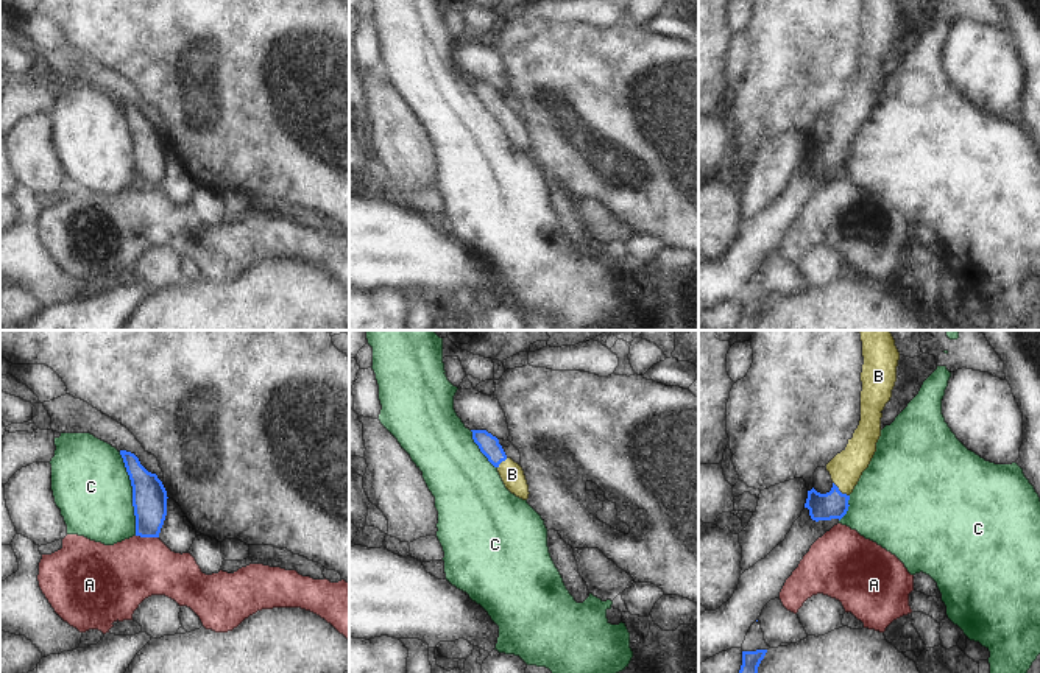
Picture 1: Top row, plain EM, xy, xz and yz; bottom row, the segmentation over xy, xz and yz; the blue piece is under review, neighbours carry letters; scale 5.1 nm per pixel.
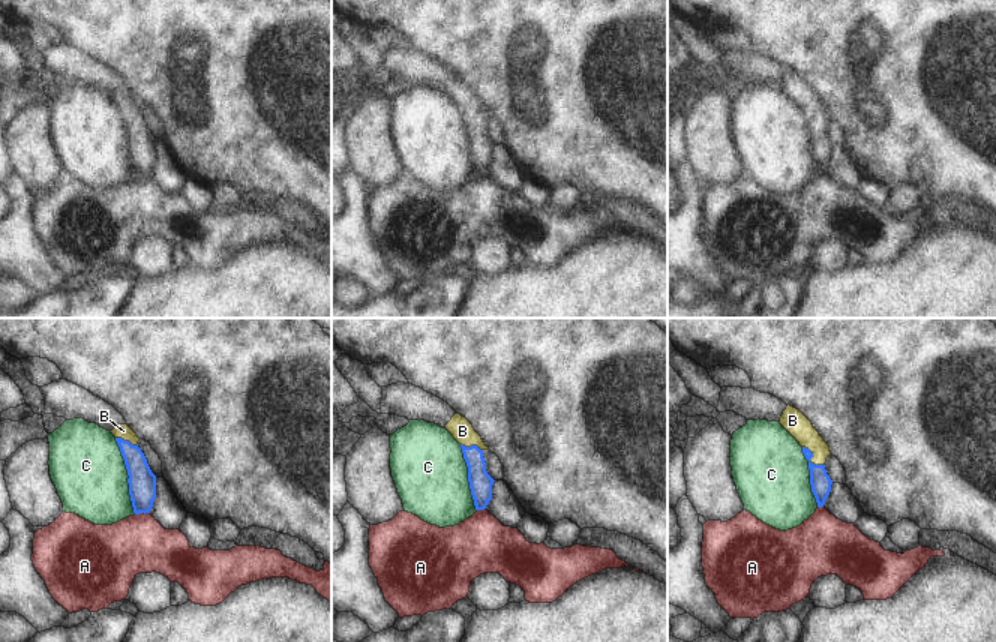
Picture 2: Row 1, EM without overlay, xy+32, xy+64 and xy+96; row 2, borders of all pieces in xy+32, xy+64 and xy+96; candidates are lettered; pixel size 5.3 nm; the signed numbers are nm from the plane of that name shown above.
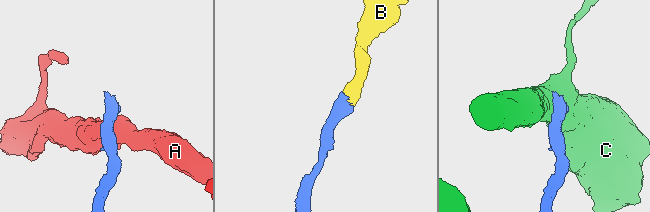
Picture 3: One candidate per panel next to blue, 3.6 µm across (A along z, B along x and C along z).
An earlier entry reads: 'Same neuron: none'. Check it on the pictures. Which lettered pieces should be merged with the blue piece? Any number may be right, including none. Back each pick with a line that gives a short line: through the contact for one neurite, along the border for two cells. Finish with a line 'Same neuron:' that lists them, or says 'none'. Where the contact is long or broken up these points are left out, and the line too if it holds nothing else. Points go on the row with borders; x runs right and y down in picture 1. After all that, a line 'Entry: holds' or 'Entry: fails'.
B: Line: yz (833, 505), (839, 491), (844, 483), (845, 469)
Same neuron: B.
Entry: fails

